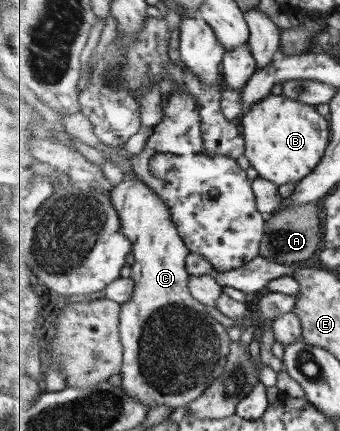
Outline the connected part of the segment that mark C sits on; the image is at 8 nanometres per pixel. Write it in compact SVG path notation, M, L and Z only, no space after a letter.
M136 174L126 175L109 195L120 213L122 233L134 241L135 256L130 277L135 280L136 291L131 300L122 304L120 313L120 338L124 345L121 388L133 398L141 400L147 406L147 411L161 404L173 409L188 406L223 373L231 352L229 333L211 317L211 313L207 313L205 304L192 296L189 289L191 275L186 268L189 249L181 238L180 227L173 221L172 207L166 203L166 199Z

